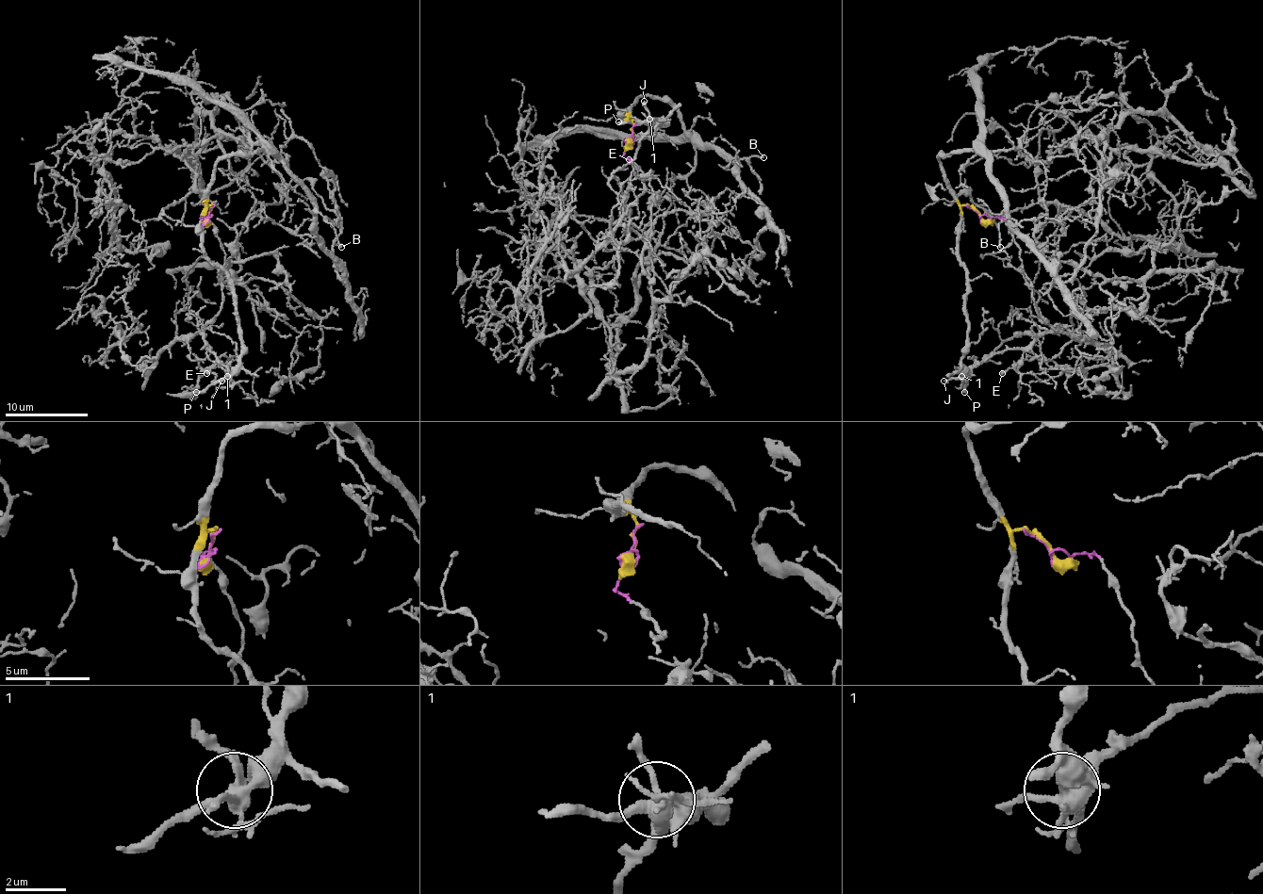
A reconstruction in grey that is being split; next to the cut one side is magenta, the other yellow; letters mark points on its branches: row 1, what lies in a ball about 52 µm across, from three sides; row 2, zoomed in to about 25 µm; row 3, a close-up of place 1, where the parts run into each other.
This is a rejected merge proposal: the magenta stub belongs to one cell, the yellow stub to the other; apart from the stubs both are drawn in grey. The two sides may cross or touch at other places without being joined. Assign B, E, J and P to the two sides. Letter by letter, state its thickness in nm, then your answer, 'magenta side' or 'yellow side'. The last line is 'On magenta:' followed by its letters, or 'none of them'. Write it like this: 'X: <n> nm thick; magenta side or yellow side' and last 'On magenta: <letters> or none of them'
B: 150 nm thick; yellow side
E: 160 nm thick; magenta side
J: 200 nm thick; magenta side
P: 280 nm thick; yellow side
On magenta: E, J

